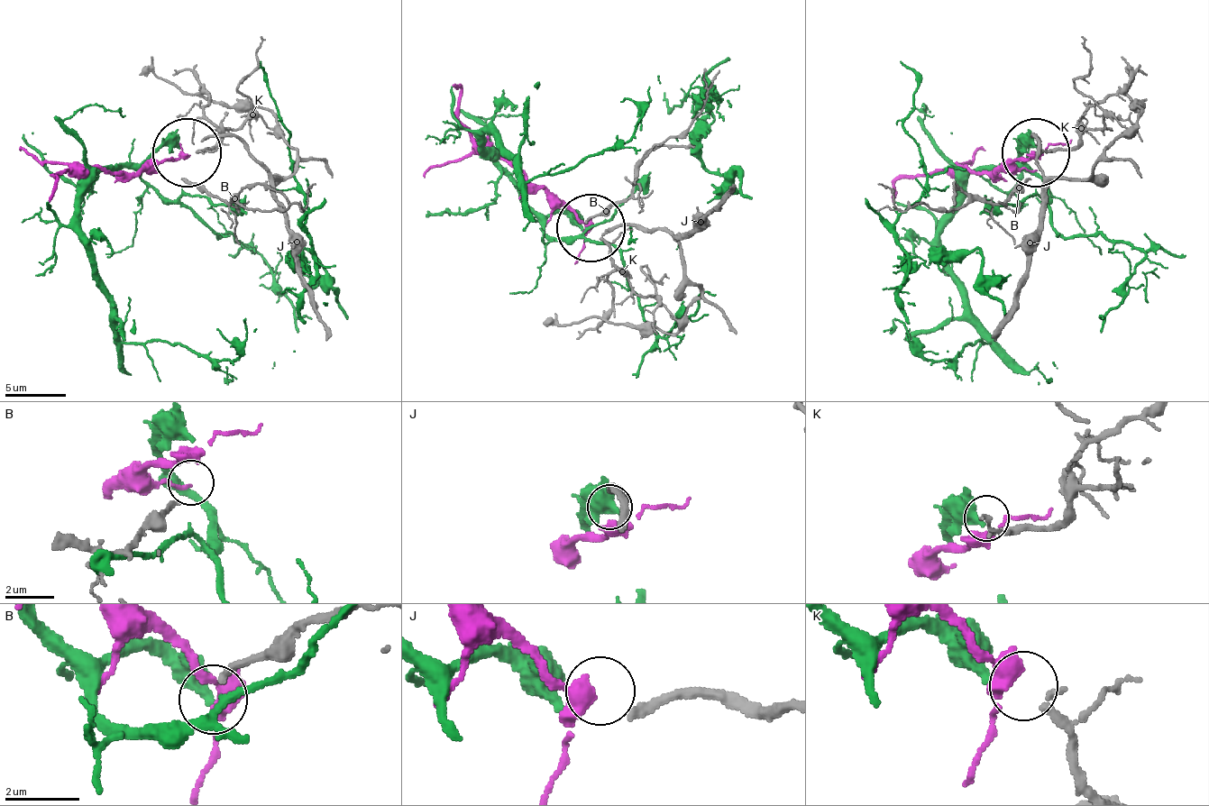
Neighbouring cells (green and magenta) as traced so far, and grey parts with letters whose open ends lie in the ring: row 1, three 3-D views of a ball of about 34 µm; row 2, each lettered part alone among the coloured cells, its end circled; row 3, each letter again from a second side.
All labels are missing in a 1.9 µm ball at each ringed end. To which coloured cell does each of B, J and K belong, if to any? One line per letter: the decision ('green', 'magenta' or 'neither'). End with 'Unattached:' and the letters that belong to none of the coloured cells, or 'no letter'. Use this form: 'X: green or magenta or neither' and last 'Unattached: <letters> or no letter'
B: neither
J: magenta
K: green
Unattached: B

